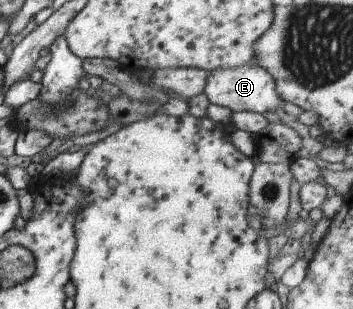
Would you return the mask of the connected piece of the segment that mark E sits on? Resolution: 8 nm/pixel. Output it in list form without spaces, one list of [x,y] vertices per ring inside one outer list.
[[[253,62],[233,67],[233,69],[207,71],[203,93],[205,93],[208,103],[211,103],[211,105],[227,107],[229,111],[253,111],[253,113],[259,115],[266,111],[275,111],[277,107],[281,106],[281,101],[283,101],[275,93],[273,79],[265,73],[262,67]]]

